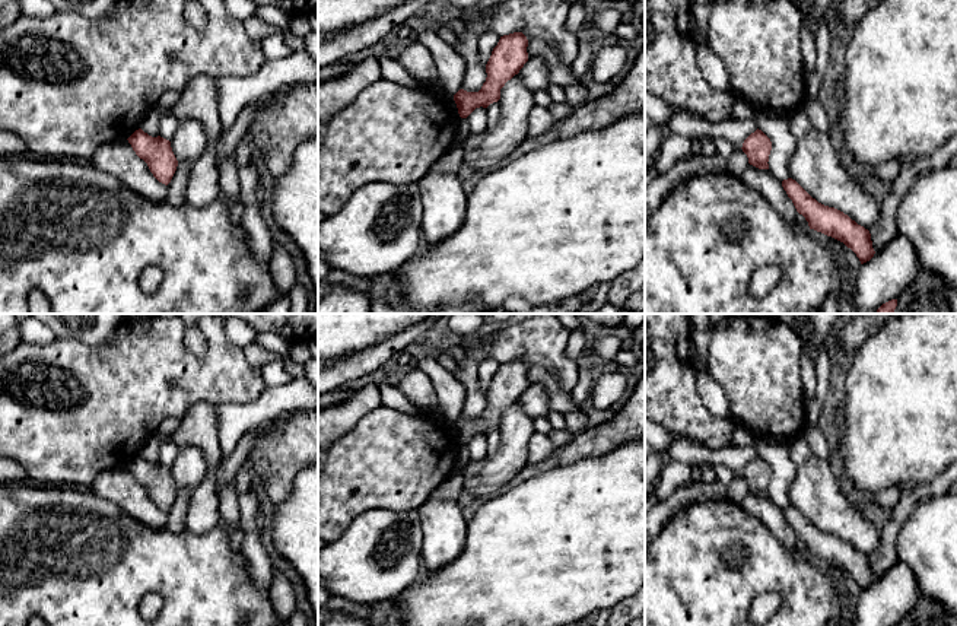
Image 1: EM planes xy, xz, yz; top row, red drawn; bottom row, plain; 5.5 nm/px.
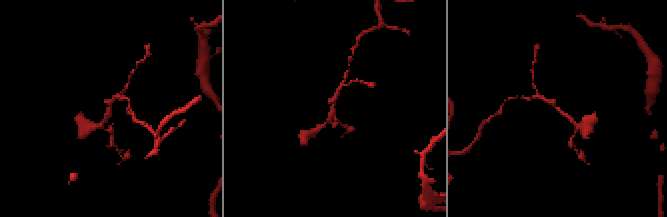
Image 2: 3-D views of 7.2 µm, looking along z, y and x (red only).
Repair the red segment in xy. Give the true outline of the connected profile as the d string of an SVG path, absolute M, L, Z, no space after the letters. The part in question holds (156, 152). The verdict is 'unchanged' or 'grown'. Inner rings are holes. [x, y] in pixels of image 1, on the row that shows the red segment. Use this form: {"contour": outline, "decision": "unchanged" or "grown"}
{"contour": "M142 128L136 130L127 140L136 155L147 163L153 177L168 185L178 166L171 142L160 136L152 137Z", "decision": "unchanged"}

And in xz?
{"contour": "M522 32L500 36L486 64L486 82L478 92L460 89L454 101L461 118L467 118L476 108L487 108L500 99L500 89L528 61L528 39Z", "decision": "unchanged"}

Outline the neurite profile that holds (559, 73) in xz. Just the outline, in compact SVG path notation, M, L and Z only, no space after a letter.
M532 39L528 41L527 47L528 58L530 57L541 57L549 67L549 83L559 85L563 88L582 85L588 86L591 83L591 77L578 79L572 67L565 64L557 55L556 50L546 41Z

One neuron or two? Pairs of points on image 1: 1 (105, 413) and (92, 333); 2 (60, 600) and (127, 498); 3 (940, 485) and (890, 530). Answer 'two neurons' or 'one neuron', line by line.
1: two neurons
2: two neurons
3: one neuron

